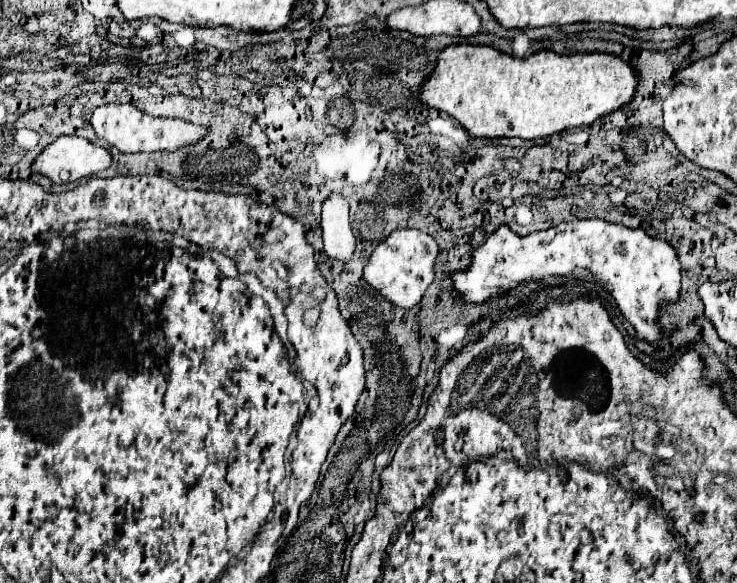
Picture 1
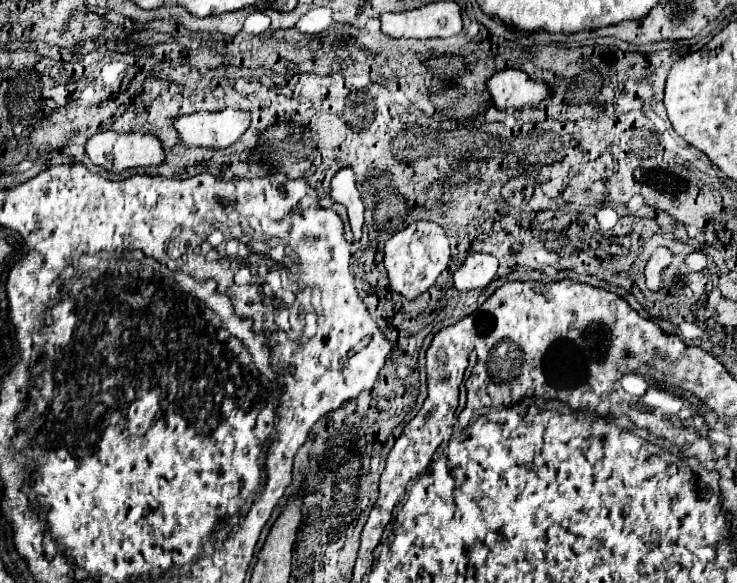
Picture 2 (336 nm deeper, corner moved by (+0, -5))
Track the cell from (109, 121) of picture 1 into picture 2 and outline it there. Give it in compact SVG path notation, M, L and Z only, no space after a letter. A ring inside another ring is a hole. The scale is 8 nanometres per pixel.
M220 110L220 112L196 112L190 116L172 118L172 126L180 136L180 142L188 148L228 148L248 128L250 112L246 110Z

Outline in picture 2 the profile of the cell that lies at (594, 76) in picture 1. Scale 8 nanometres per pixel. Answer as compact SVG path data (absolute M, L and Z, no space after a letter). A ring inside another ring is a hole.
M500 70L486 80L486 90L496 110L504 112L508 108L536 108L540 102L552 96L552 88L546 82L528 78L522 70Z

